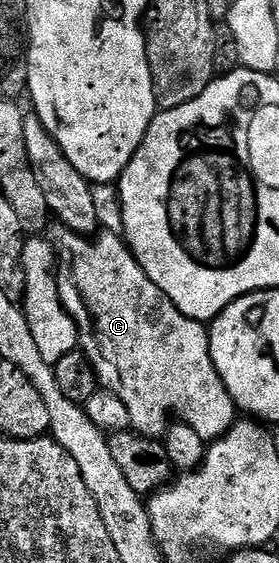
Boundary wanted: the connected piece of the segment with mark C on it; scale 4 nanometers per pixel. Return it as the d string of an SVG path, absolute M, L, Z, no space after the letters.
M54 224L49 227L48 237L58 257L56 273L58 275L60 300L67 312L74 317L74 323L78 326L80 349L92 364L92 368L98 377L99 387L104 390L111 390L113 394L120 396L120 400L124 400L124 408L128 408L133 433L140 434L143 438L151 440L161 439L171 425L172 417L170 418L170 413L174 413L173 417L177 421L187 422L192 428L196 428L196 432L201 438L217 440L223 434L227 434L236 421L236 407L228 388L224 386L224 380L220 378L220 372L216 372L216 368L212 364L209 329L203 323L184 316L184 312L180 312L180 308L176 308L176 304L172 304L172 300L168 300L168 296L164 296L164 292L160 292L160 288L156 288L156 284L152 284L152 280L146 275L144 268L140 268L140 264L134 259L134 253L130 251L129 246L119 235L98 232L93 236L86 237L78 234L75 230L68 229L64 225Z

